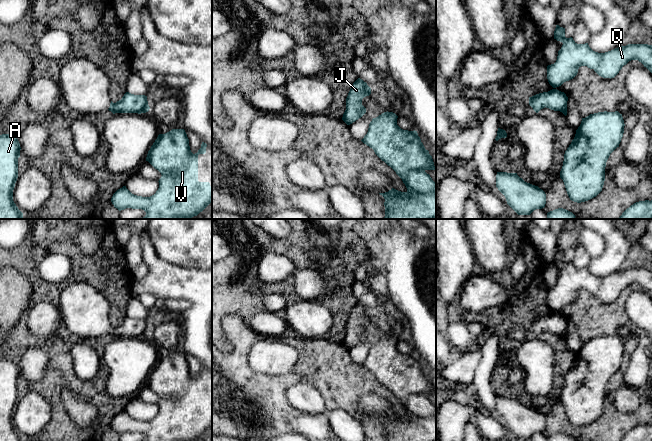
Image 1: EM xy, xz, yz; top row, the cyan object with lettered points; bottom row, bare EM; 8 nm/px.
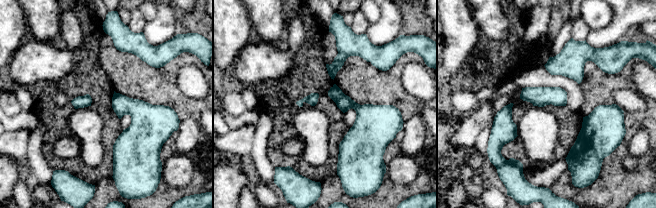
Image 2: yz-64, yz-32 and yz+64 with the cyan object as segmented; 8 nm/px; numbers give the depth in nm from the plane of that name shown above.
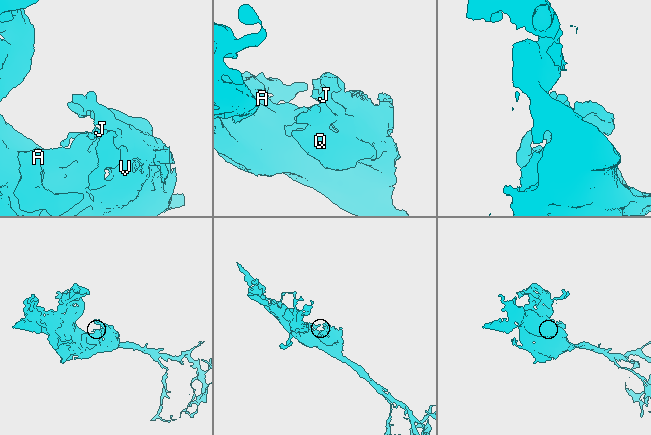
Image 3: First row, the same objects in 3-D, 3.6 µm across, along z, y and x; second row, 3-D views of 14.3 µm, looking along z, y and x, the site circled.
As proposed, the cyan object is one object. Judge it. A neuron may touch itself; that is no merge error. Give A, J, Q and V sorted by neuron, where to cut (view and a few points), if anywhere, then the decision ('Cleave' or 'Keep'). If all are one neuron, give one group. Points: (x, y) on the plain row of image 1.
Groups: A J Q V. No split. Keep

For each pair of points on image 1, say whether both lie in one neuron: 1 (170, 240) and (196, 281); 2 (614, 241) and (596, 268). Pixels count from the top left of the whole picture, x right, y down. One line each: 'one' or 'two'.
1: two
2: one

